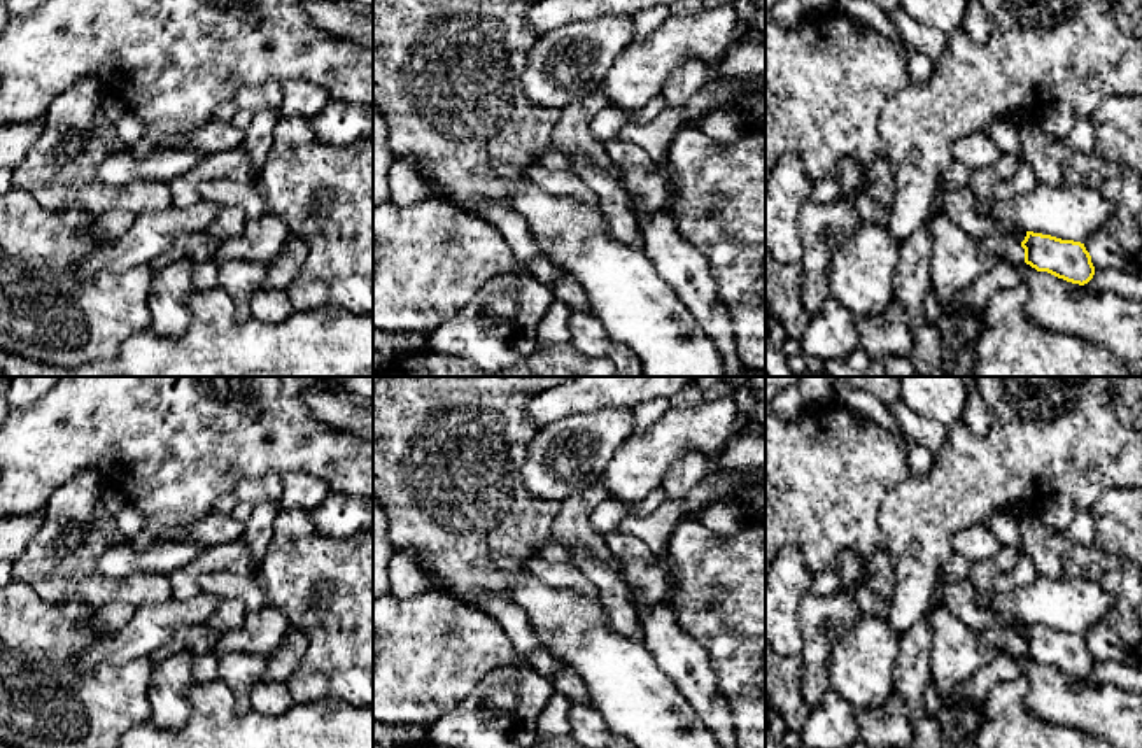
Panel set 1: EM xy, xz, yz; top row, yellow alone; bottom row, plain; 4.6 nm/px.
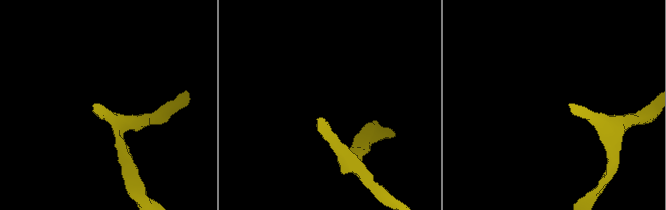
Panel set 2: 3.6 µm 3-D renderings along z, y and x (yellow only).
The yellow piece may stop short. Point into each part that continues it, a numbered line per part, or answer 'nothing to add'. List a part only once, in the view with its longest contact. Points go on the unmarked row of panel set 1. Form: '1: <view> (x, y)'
1: yz (1008, 640)

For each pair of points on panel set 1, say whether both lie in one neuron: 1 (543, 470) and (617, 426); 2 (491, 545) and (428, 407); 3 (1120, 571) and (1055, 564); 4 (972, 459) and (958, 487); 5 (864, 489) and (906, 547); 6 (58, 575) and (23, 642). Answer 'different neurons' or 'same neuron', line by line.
1: same neuron
2: same neuron
3: same neuron
4: same neuron
5: different neurons
6: different neurons

